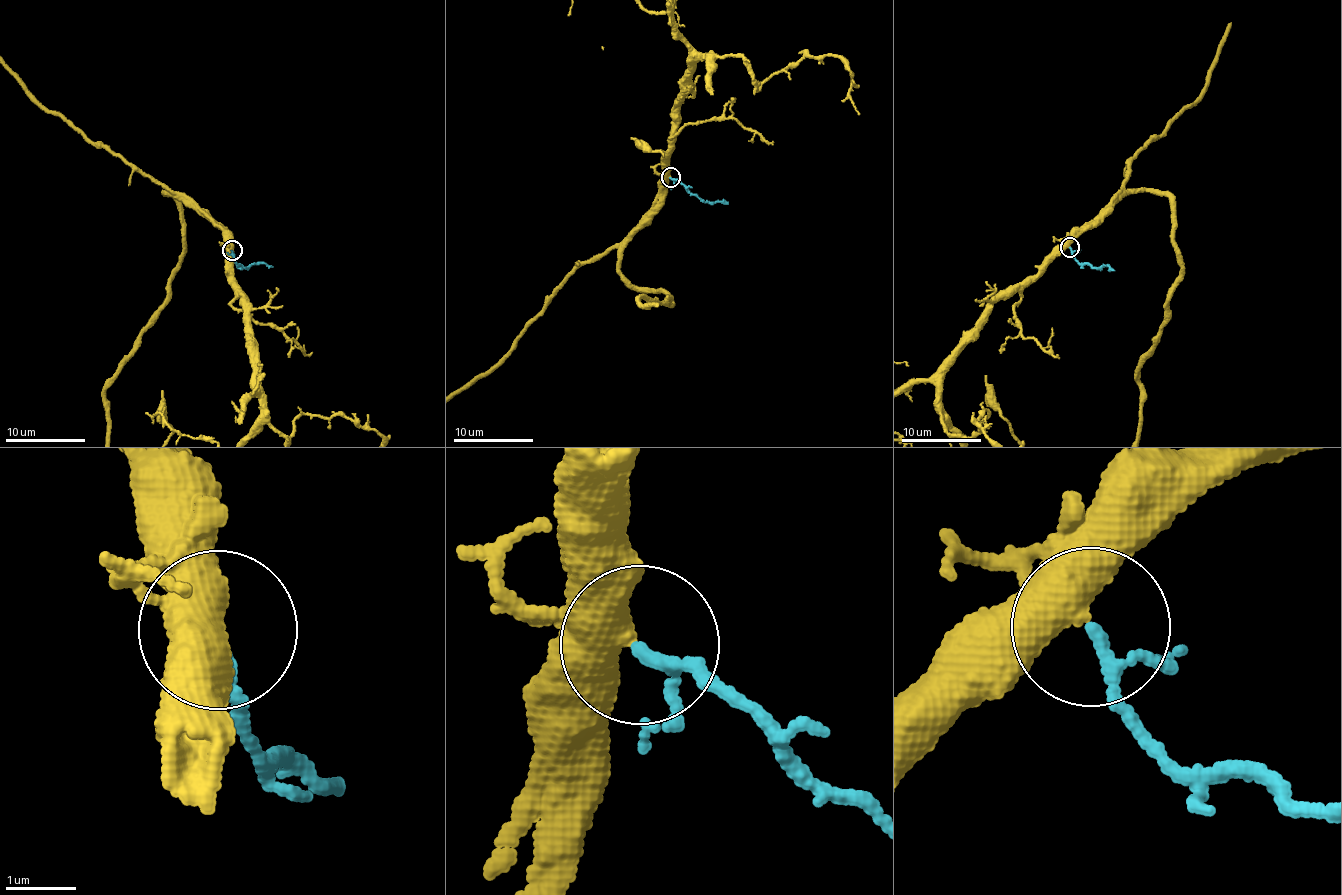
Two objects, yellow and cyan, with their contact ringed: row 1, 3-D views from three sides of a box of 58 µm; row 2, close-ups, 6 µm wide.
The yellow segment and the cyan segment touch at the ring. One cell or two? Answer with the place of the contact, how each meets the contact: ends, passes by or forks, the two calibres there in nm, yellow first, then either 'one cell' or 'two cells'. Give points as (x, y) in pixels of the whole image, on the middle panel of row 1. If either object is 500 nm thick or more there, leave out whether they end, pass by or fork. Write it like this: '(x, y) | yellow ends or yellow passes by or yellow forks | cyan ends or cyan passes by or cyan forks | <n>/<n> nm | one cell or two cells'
(670, 177) | yellow passes by | cyan passes by | 440/140 nm | one cell

